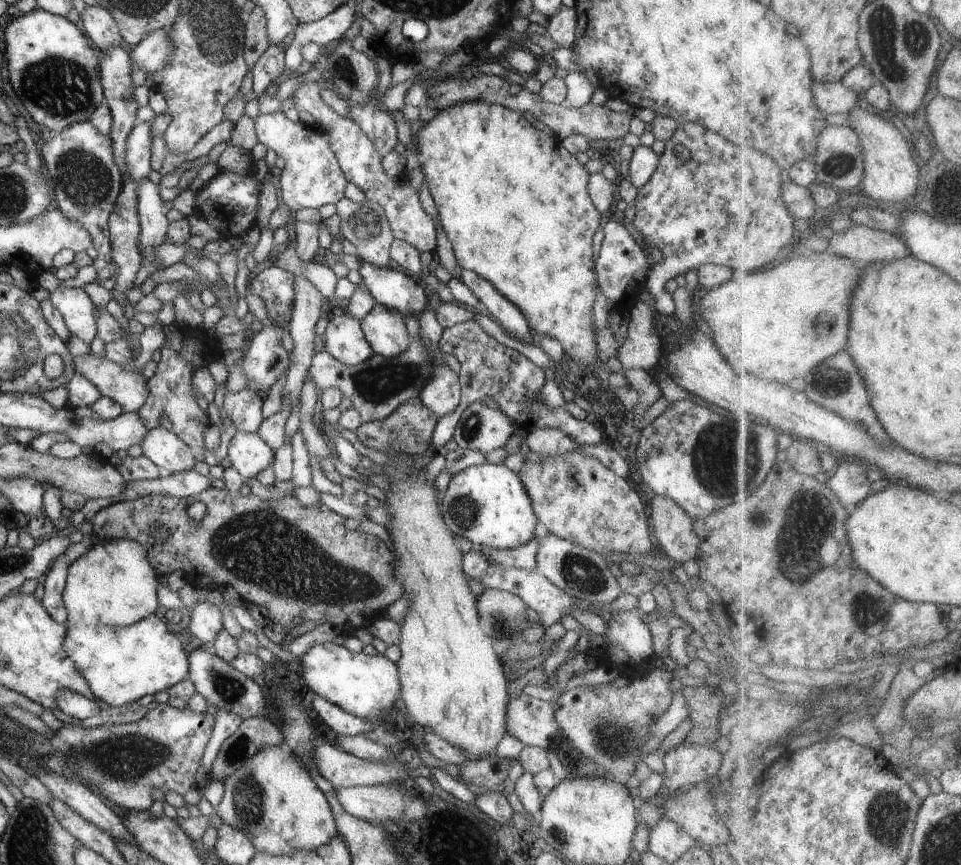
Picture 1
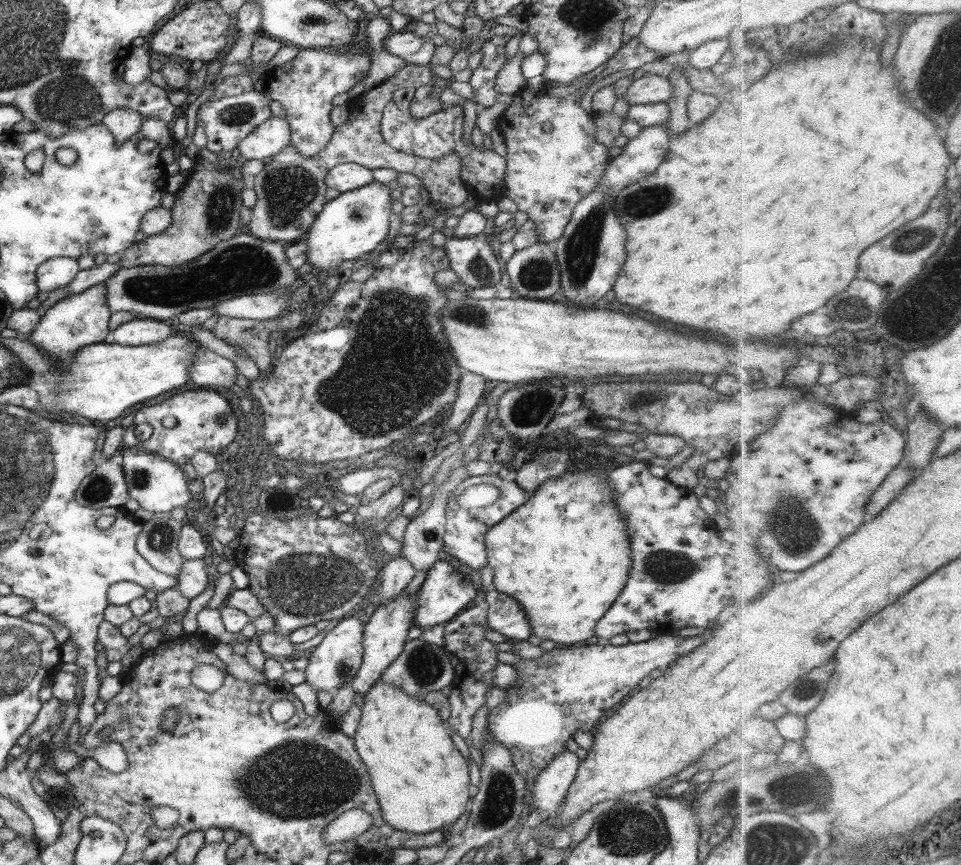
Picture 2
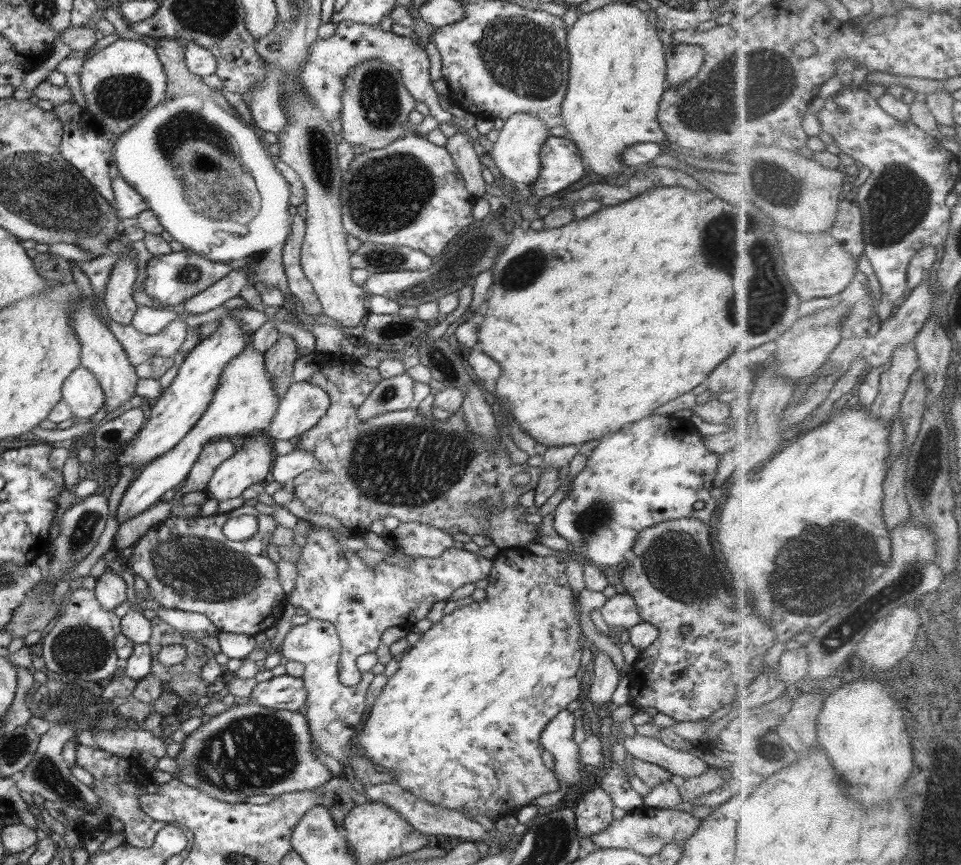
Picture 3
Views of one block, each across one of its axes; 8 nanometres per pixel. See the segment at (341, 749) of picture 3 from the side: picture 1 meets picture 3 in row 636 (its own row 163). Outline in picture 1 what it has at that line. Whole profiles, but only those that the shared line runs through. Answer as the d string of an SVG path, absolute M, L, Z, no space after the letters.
M282 111L255 118L257 139L282 157L285 166L279 172L280 201L294 210L320 208L323 204L336 204L342 200L348 182L333 153L328 135L301 121L288 119Z

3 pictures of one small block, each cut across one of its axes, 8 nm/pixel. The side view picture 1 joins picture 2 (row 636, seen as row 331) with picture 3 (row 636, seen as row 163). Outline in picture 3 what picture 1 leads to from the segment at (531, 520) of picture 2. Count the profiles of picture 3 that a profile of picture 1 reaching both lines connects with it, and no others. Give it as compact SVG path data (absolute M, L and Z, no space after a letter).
M527 547L500 549L493 562L488 585L485 588L486 597L478 602L473 601L466 606L460 606L452 614L442 616L441 620L424 633L420 633L420 639L398 657L398 671L387 678L382 692L374 700L372 708L366 712L365 721L354 735L353 742L354 747L370 759L370 762L374 762L380 769L388 769L386 771L392 776L394 784L402 786L404 790L410 790L414 796L430 804L440 804L442 808L458 810L468 818L475 816L476 812L496 812L500 818L516 817L524 805L528 805L529 802L540 803L543 795L560 790L559 780L553 770L548 769L540 757L544 752L540 744L540 734L552 719L568 708L570 702L581 700L584 688L583 682L576 677L581 667L584 642L580 641L582 630L574 606L577 596L566 577L567 565L558 556L550 555L542 558L534 555Z

